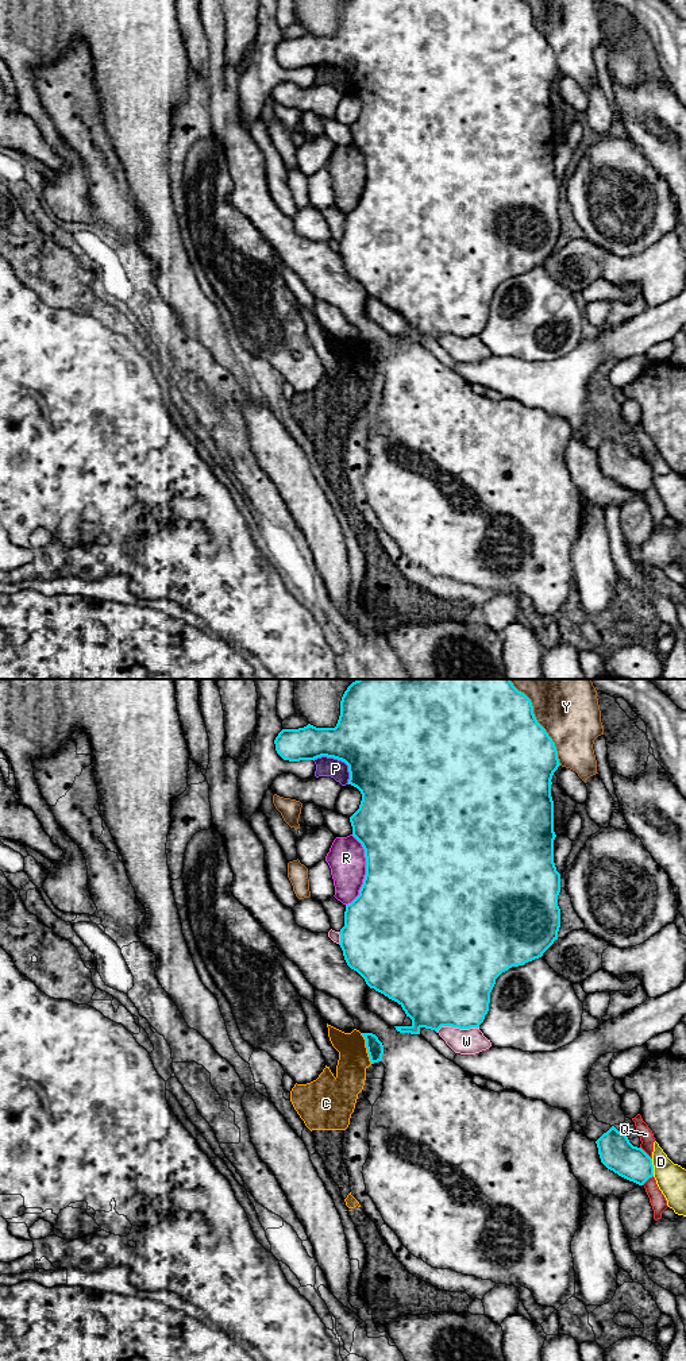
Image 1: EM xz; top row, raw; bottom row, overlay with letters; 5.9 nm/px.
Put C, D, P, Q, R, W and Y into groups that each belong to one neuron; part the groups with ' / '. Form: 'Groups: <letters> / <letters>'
Groups: C / D / P / Q / R / W / Y

